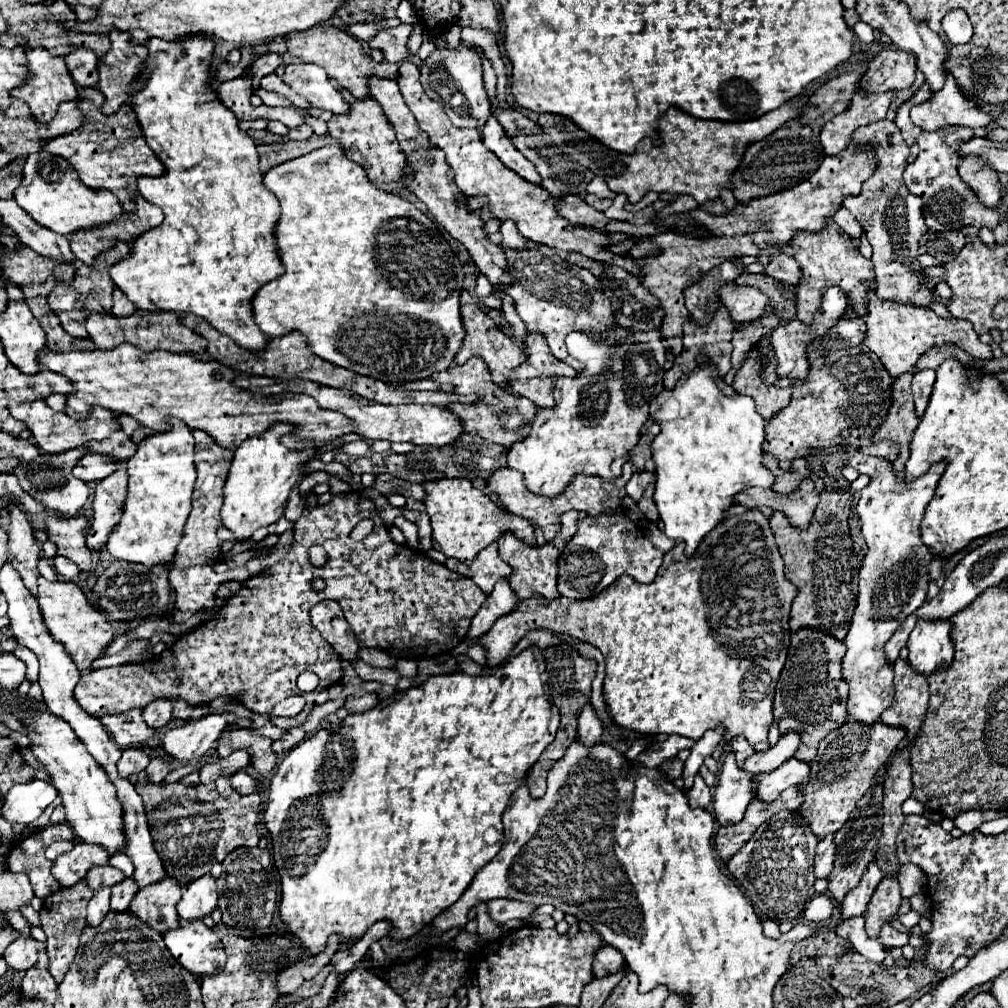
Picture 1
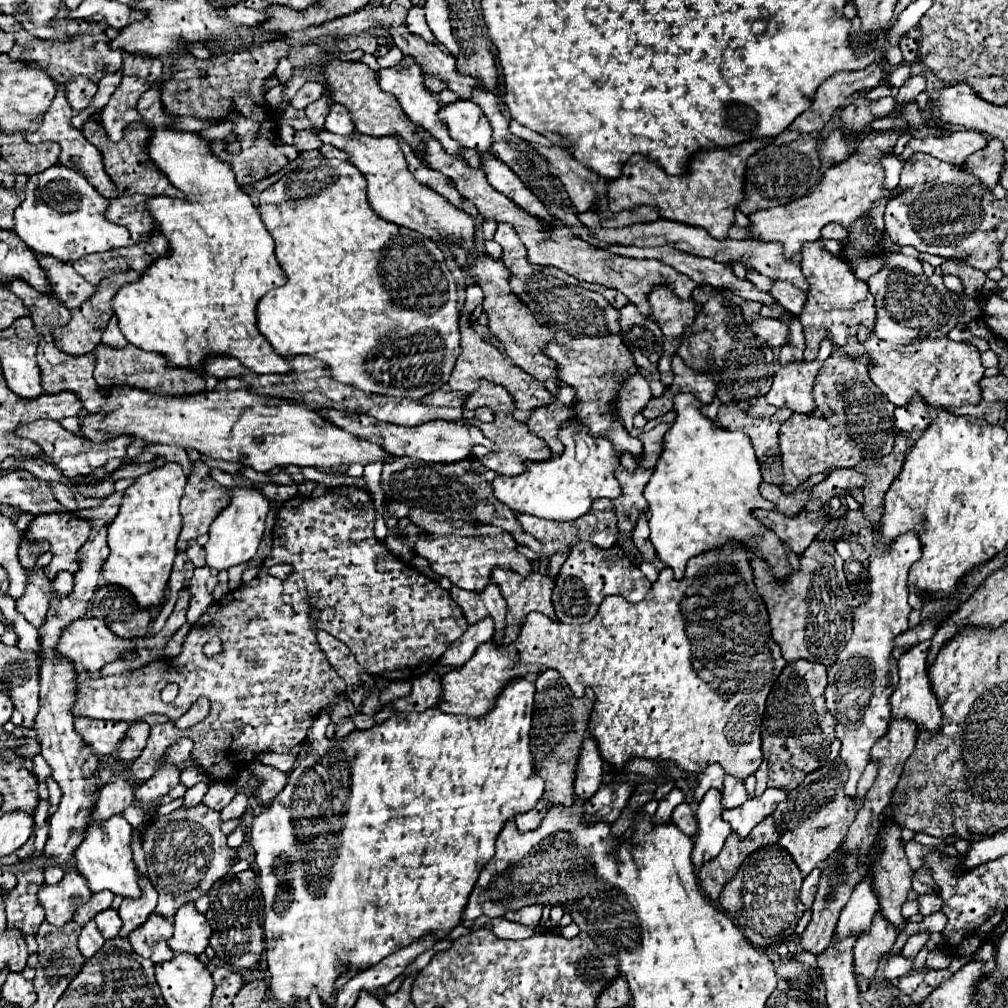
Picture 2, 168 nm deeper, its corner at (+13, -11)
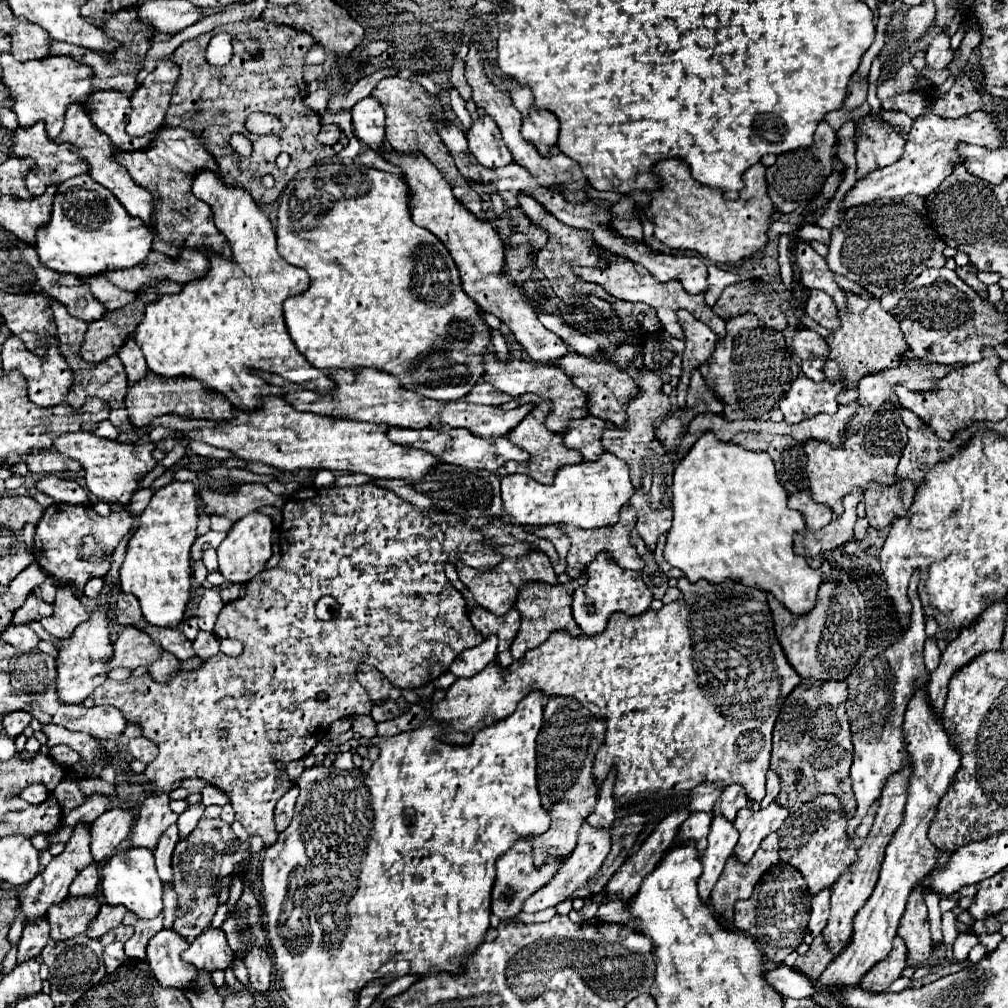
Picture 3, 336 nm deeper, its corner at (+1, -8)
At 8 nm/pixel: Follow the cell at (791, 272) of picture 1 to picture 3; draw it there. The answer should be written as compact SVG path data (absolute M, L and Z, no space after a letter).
M814 289L806 291L804 313L810 315L816 323L820 323L826 329L838 327L838 309L836 309L832 297L824 291L814 291Z

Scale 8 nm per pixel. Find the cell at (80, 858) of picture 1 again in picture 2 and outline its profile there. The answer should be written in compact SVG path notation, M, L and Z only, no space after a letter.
M68 870L60 884L44 884L38 892L38 902L46 912L46 922L52 926L64 926L72 920L76 908L84 906L90 900L90 890L86 880L78 874L78 870Z

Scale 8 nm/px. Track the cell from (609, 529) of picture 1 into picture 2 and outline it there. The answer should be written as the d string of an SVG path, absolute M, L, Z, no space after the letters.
M578 542L568 560L564 562L558 580L556 580L556 588L552 594L552 602L554 602L554 610L560 622L564 624L584 624L590 622L596 612L598 606L602 604L602 600L606 596L624 596L624 600L636 604L640 600L644 600L646 592L650 590L650 582L648 578L640 572L638 566L634 566L626 554L622 552L620 546L612 546L610 550L602 550L590 542Z

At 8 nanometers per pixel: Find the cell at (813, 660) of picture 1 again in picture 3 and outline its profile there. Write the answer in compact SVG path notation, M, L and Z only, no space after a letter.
M806 679L784 699L774 727L770 767L782 775L782 789L776 801L792 813L800 809L802 803L812 801L818 793L836 793L844 809L854 815L856 801L848 773L854 751L844 709L846 695L848 691L844 681L818 683L818 679Z

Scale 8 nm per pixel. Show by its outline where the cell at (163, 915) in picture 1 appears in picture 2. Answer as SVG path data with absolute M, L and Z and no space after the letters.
M152 914L150 922L146 922L146 926L140 926L140 930L134 930L128 940L138 956L148 958L154 964L162 964L174 958L174 952L168 946L172 934L172 922L166 922L166 918L158 918L158 914Z

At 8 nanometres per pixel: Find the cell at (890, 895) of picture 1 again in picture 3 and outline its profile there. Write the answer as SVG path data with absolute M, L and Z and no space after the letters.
M898 935L892 941L892 949L890 955L886 959L882 959L882 963L876 963L866 979L862 979L862 987L874 993L880 991L888 991L888 985L900 977L900 973L906 969L908 959L906 959L906 945L902 943L902 939L898 939Z

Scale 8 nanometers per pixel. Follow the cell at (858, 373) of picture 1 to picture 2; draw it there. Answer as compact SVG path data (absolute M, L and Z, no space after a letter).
M834 352L818 374L814 386L816 410L810 418L792 414L780 428L780 454L784 464L782 492L792 494L812 474L828 474L834 468L854 468L864 458L884 458L894 446L894 414L886 396L868 376L868 356L852 360Z

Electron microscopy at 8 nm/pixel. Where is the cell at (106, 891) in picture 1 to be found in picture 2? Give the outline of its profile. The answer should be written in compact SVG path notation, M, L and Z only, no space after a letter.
M94 922L86 924L80 932L80 938L78 938L78 950L84 954L84 958L92 958L104 944L104 938L102 934L98 934L98 928L94 926Z

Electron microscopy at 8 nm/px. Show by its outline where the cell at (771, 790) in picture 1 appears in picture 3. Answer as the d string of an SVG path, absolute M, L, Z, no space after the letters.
M776 801L770 803L766 809L742 809L738 811L736 819L734 819L734 827L740 833L740 841L734 849L734 855L742 861L748 863L754 855L754 851L758 849L758 845L762 843L762 839L774 831L780 829L780 825L784 823L784 819L788 817L790 811L786 811L786 807L778 805Z

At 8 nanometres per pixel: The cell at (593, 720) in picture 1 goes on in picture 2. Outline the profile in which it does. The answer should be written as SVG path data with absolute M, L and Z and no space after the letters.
M588 738L582 746L582 758L578 758L578 774L574 782L574 796L580 800L590 800L602 784L602 758L598 746Z

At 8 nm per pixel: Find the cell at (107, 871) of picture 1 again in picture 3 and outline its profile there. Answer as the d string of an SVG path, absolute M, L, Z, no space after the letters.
M104 903L100 907L98 915L90 921L90 927L88 927L86 935L88 937L102 937L106 931L120 925L124 913L126 913L126 907L110 907L108 903Z

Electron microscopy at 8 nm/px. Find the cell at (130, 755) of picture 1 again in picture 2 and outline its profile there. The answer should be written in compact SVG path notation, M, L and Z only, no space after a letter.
M114 778L106 786L102 786L92 816L96 822L104 822L116 814L122 814L132 802L134 802L132 786L124 778Z

